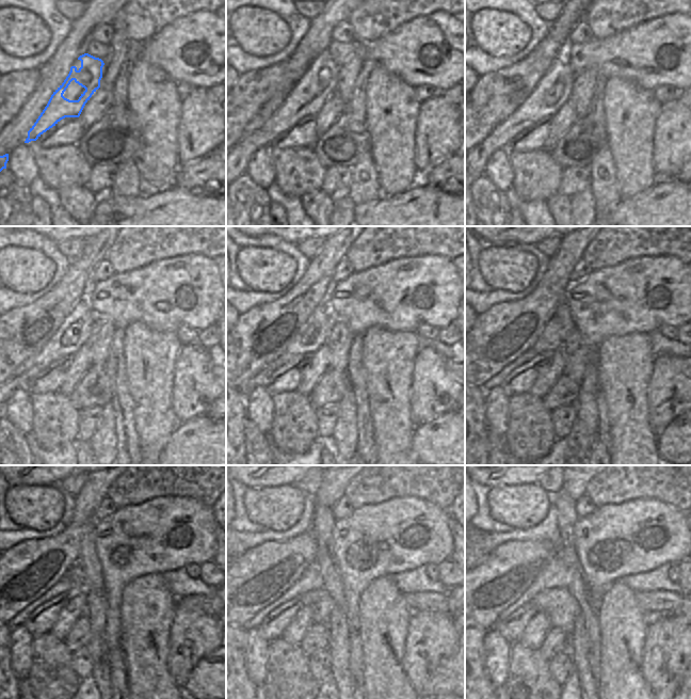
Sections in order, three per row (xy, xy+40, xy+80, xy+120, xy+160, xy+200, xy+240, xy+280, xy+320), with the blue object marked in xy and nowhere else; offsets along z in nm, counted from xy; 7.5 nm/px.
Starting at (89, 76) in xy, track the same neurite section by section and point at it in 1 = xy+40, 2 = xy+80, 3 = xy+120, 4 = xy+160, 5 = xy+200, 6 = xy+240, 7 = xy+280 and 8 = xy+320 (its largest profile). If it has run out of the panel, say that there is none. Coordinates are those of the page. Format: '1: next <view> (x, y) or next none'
1: next xy+40 (294, 108)
2: next xy+80 (533, 109)
3: next xy+120 (58, 347)
4: next xy+160 (299, 345)
5: next xy+200 (541, 346)
6: next xy+240 (66, 584)
7: next xy+280 (304, 584)
8: next xy+320 (542, 582)

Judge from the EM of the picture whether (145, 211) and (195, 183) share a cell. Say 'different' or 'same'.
different

